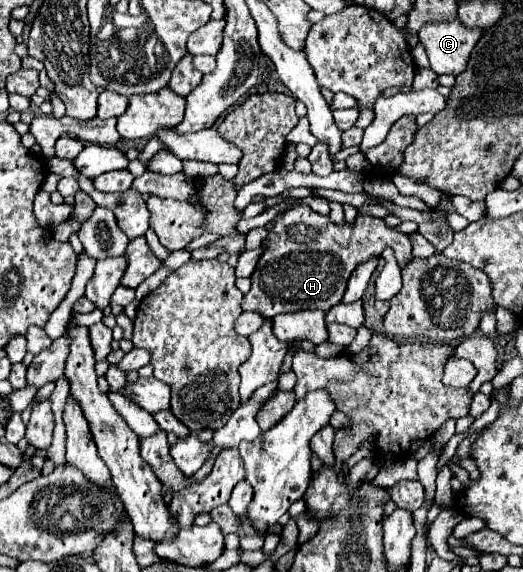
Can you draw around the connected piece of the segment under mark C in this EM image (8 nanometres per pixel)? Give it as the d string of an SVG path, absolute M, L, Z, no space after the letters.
M454 19L444 23L428 23L424 29L420 29L418 39L426 49L430 69L436 75L460 75L466 69L470 51L480 35L480 29L464 29L464 25Z

